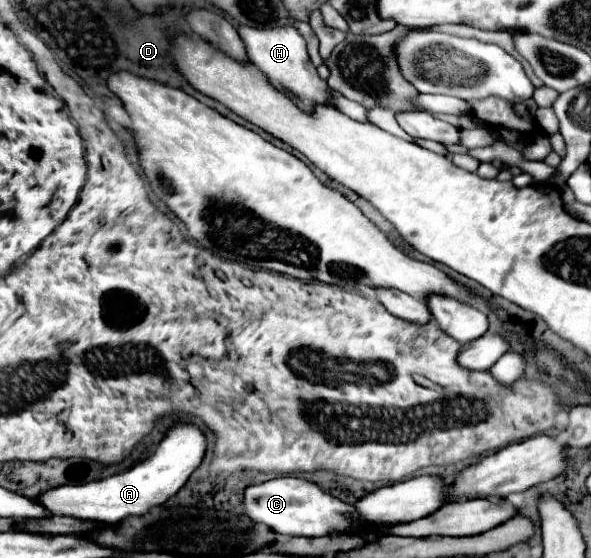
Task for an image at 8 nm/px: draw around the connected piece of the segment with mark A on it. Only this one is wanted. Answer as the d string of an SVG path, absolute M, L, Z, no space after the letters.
M180 423L166 433L166 437L162 439L156 453L150 459L134 465L130 471L112 475L108 479L92 481L86 485L56 487L40 495L38 501L44 507L48 507L48 511L52 511L54 515L70 515L78 519L120 523L120 519L128 515L144 515L148 513L150 507L162 505L172 495L176 495L178 489L188 481L192 471L200 465L204 451L206 451L206 437L202 435L202 431L194 425Z

